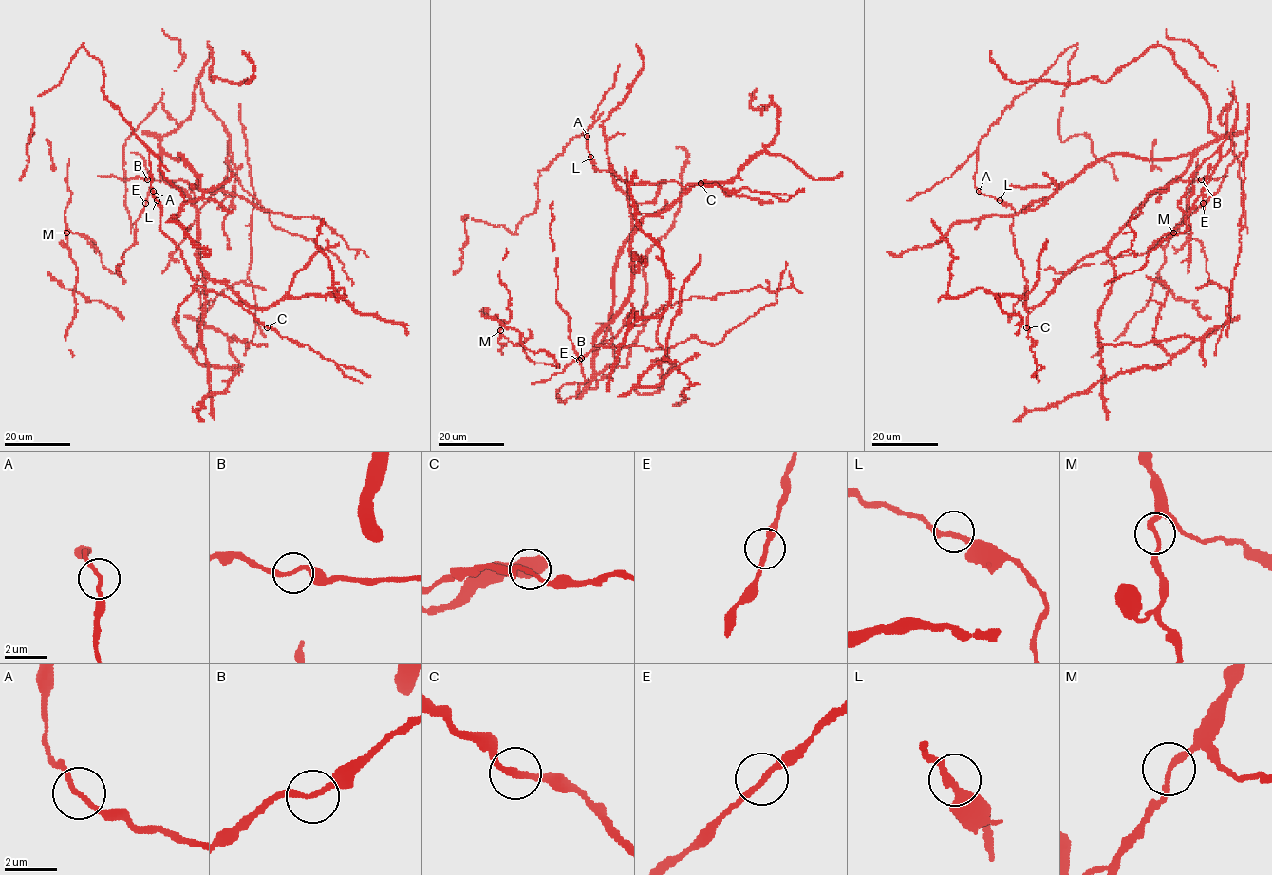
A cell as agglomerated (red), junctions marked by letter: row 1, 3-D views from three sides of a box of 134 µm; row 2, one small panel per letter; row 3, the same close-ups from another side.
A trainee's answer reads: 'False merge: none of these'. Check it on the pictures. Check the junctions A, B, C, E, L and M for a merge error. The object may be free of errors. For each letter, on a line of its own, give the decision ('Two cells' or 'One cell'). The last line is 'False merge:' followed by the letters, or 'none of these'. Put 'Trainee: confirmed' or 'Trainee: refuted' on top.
Trainee: confirmed
A: One cell
B: One cell
C: One cell
E: One cell
L: One cell
M: One cell
False merge: none of these

